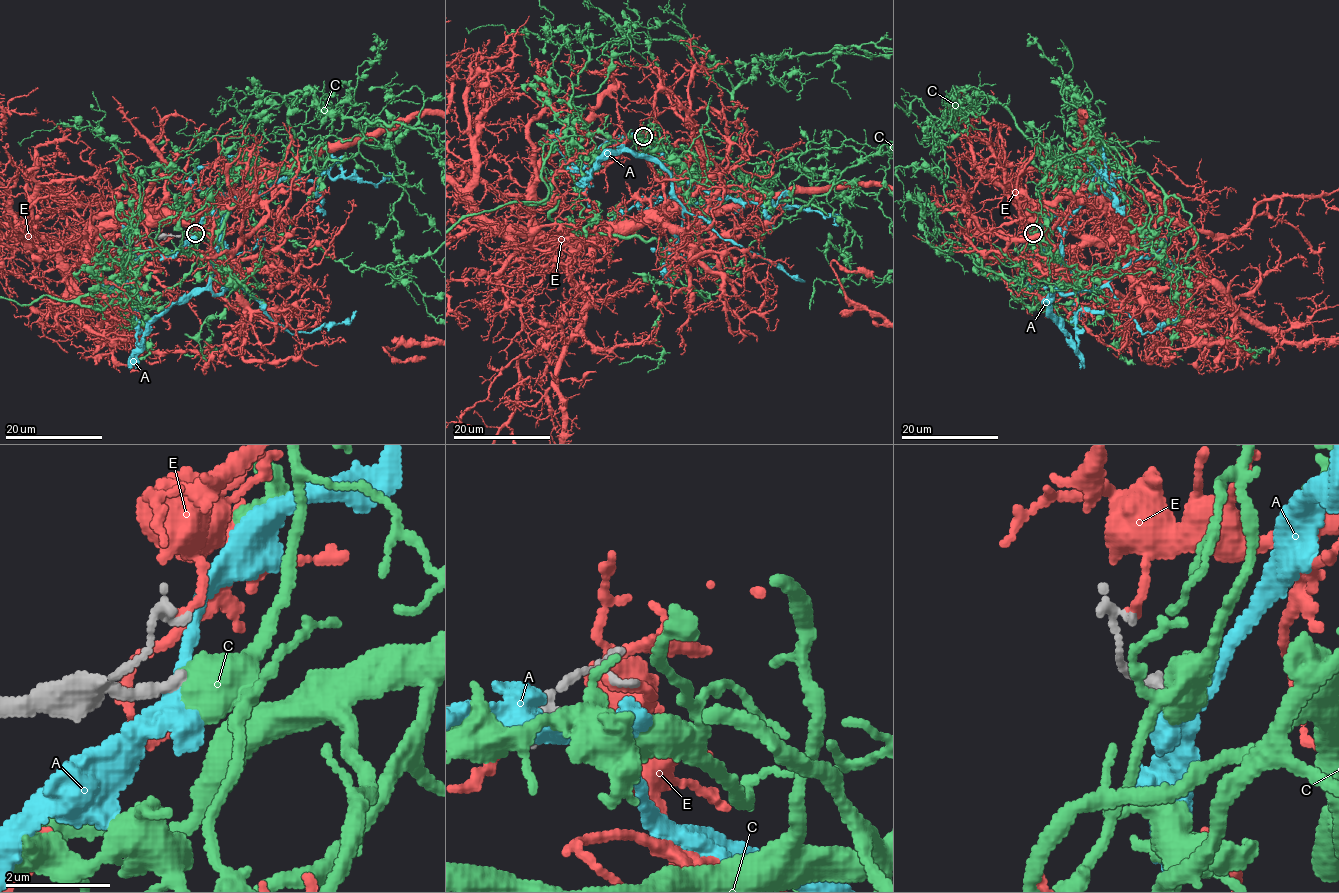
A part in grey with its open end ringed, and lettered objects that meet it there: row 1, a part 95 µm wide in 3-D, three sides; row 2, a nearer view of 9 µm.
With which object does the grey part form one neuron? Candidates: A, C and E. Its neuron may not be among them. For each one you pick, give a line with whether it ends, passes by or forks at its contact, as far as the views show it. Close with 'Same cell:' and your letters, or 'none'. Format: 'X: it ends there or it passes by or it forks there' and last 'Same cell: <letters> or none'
Same cell: none

